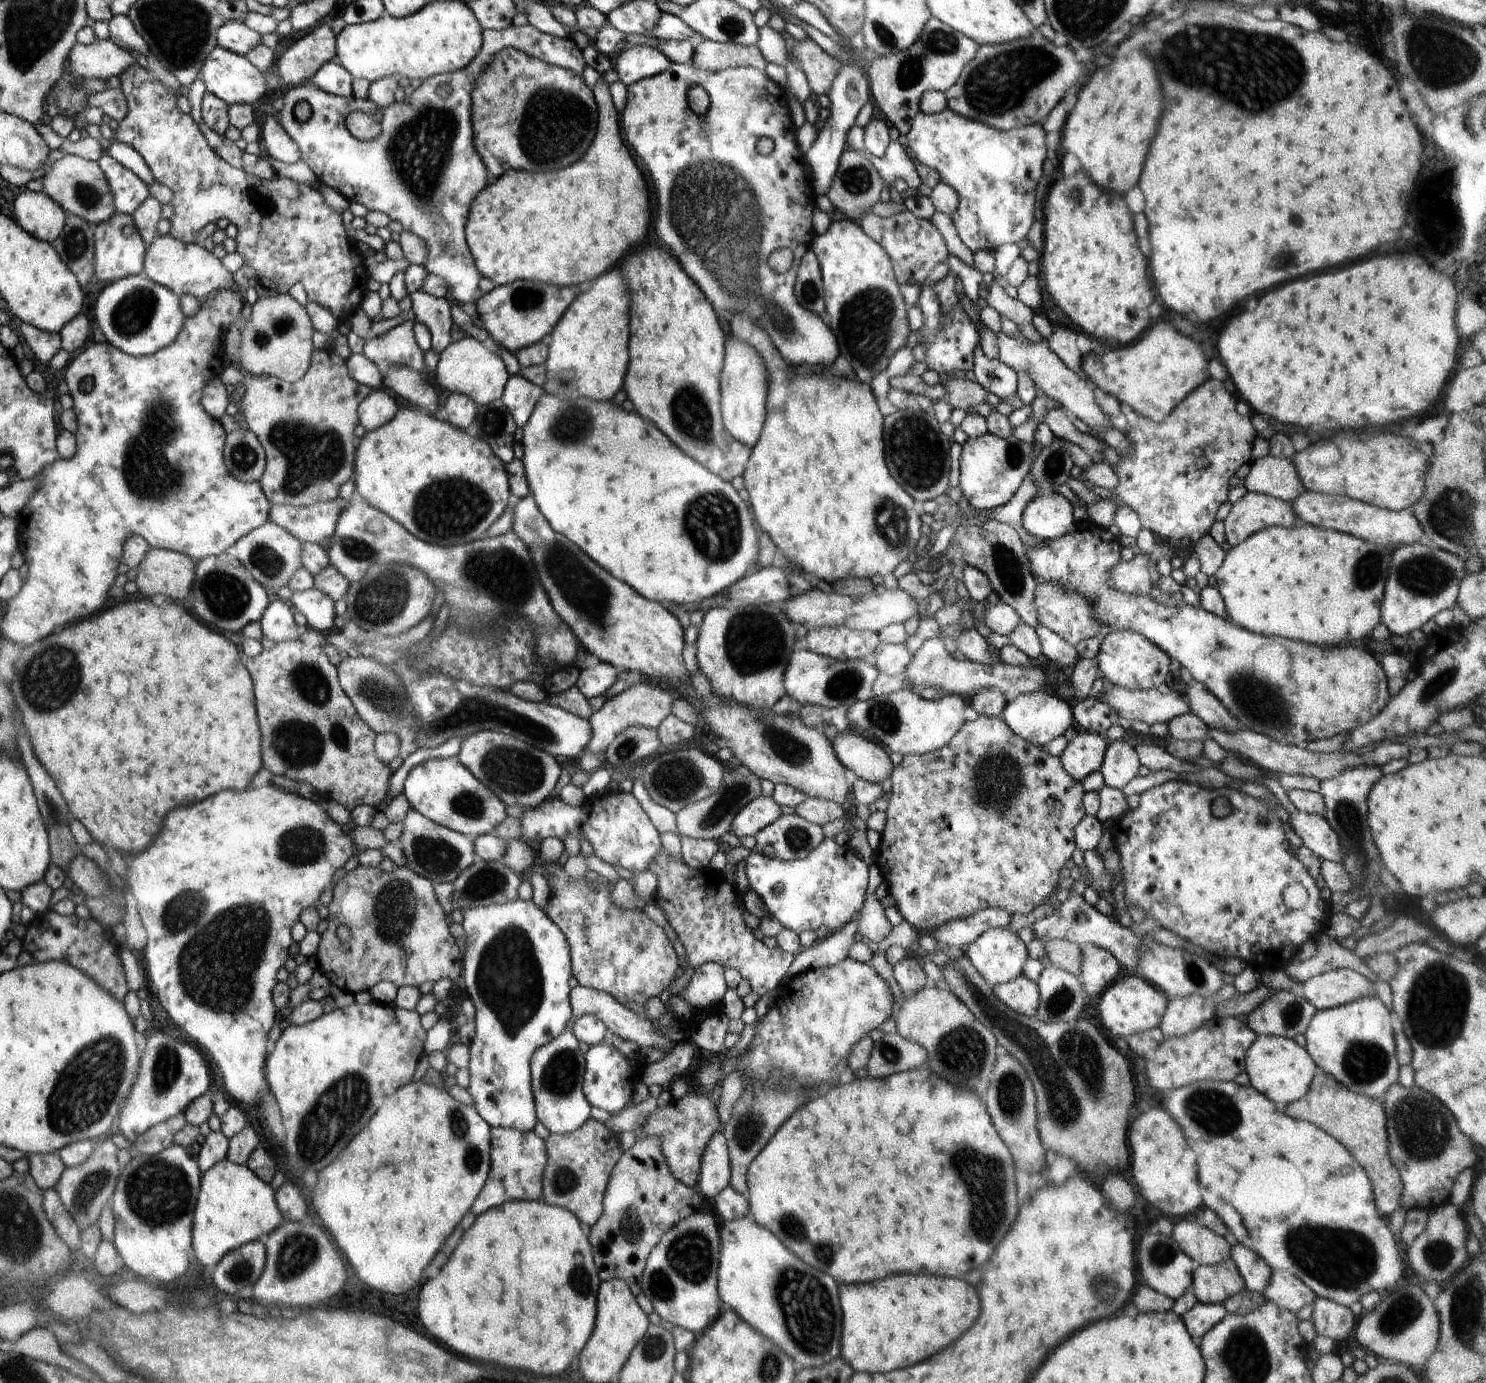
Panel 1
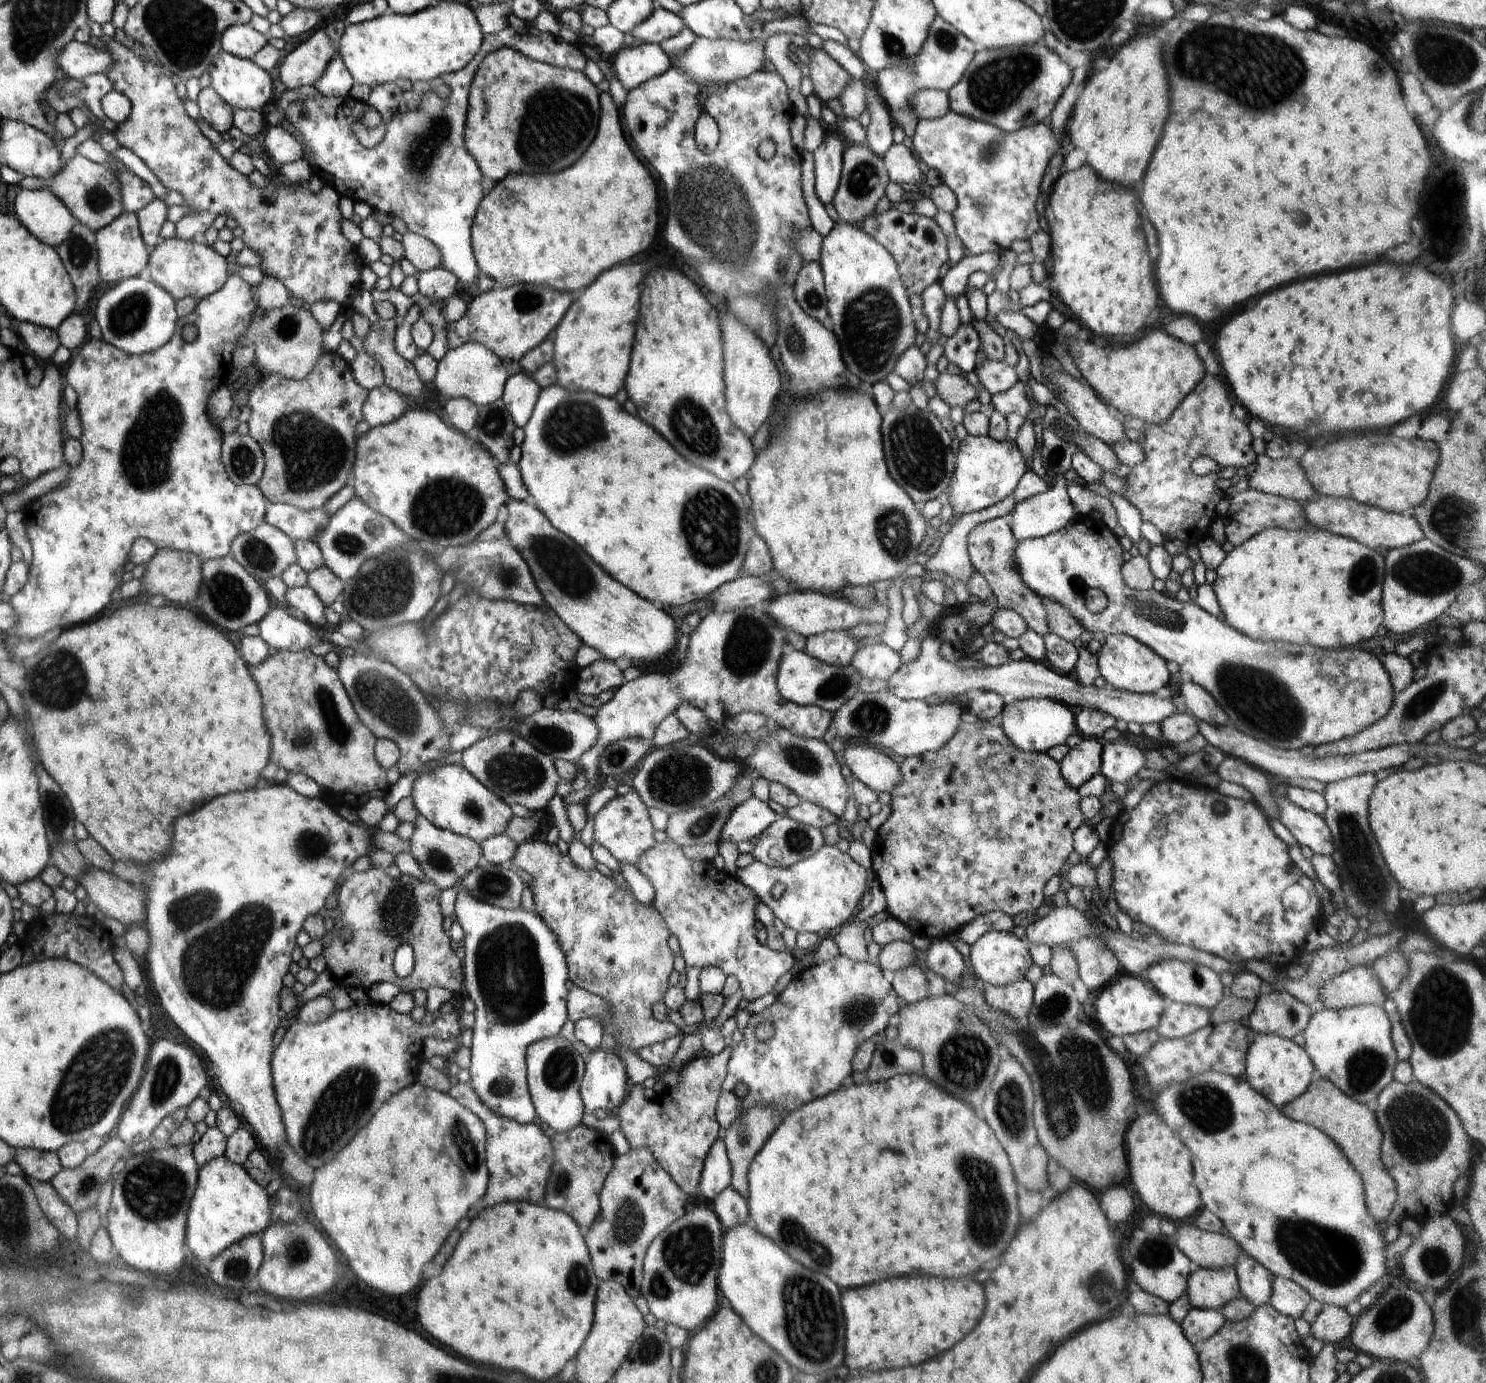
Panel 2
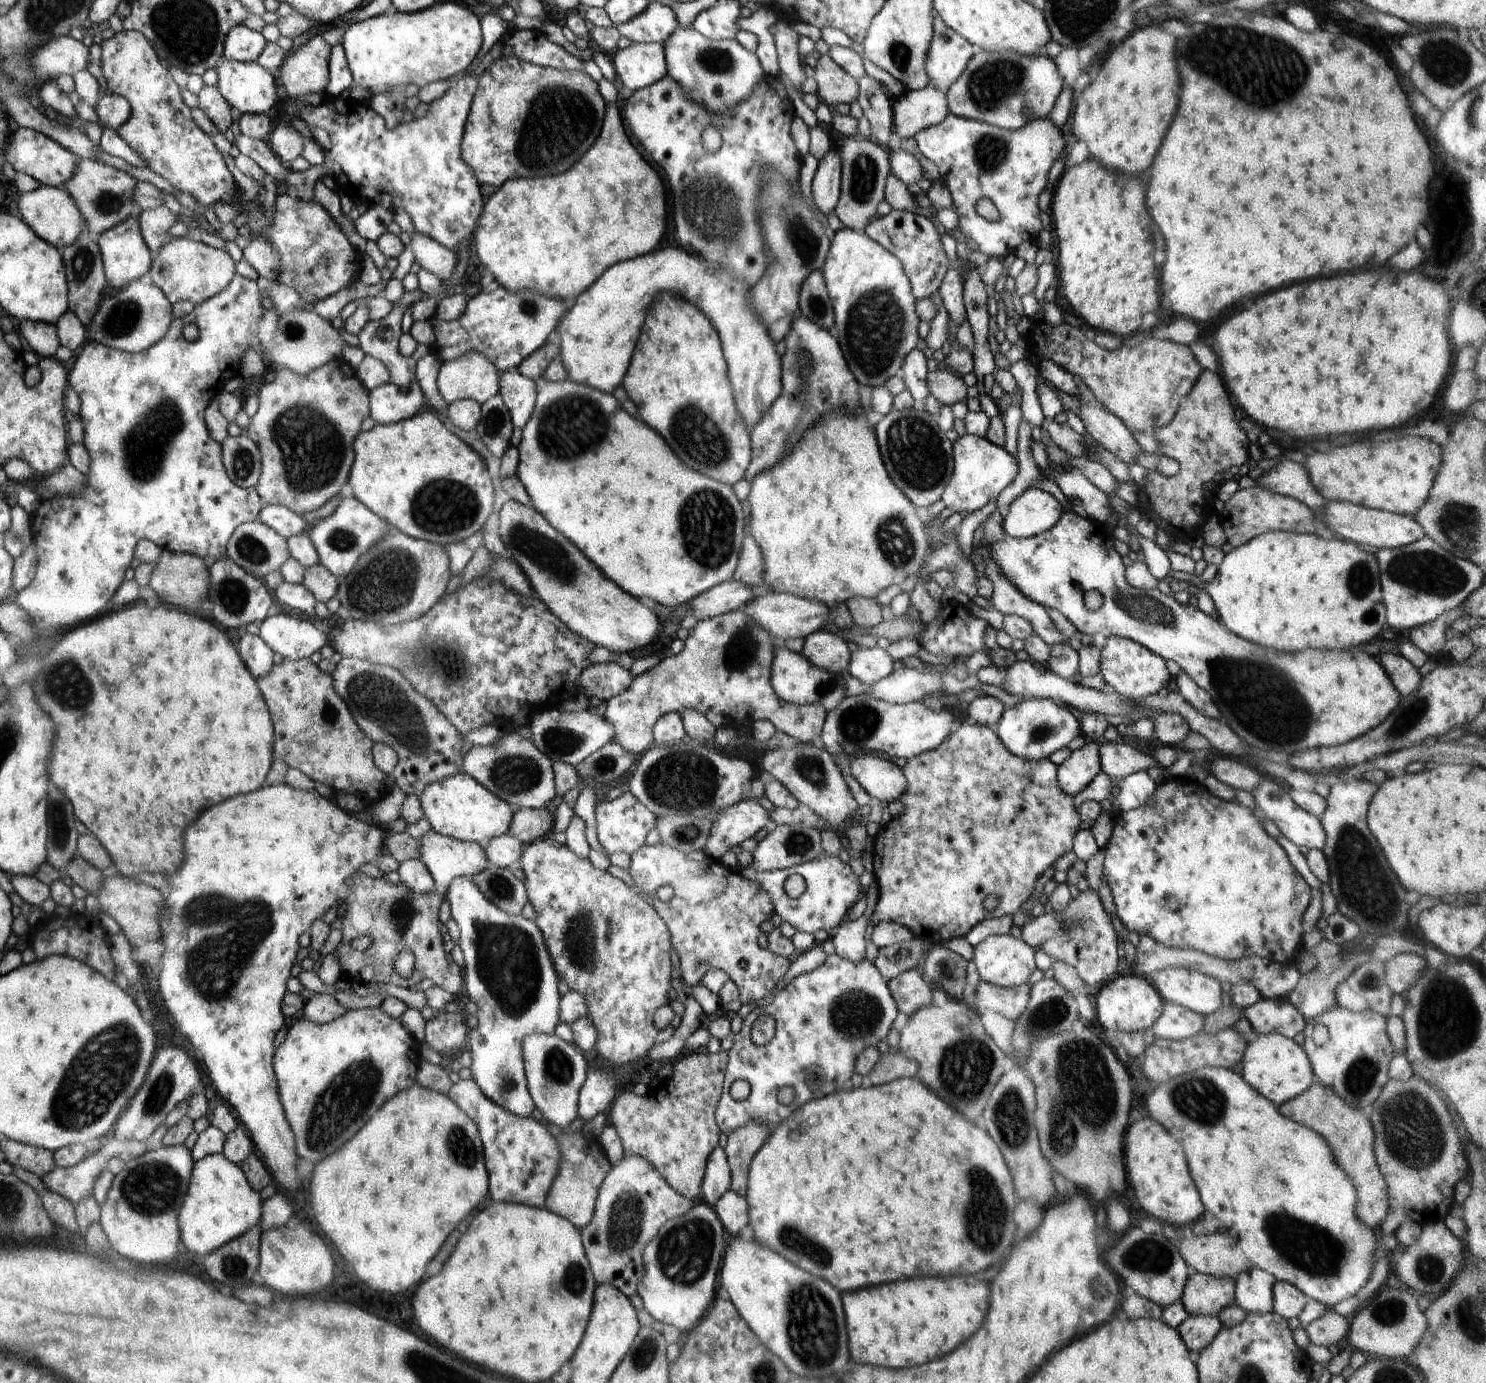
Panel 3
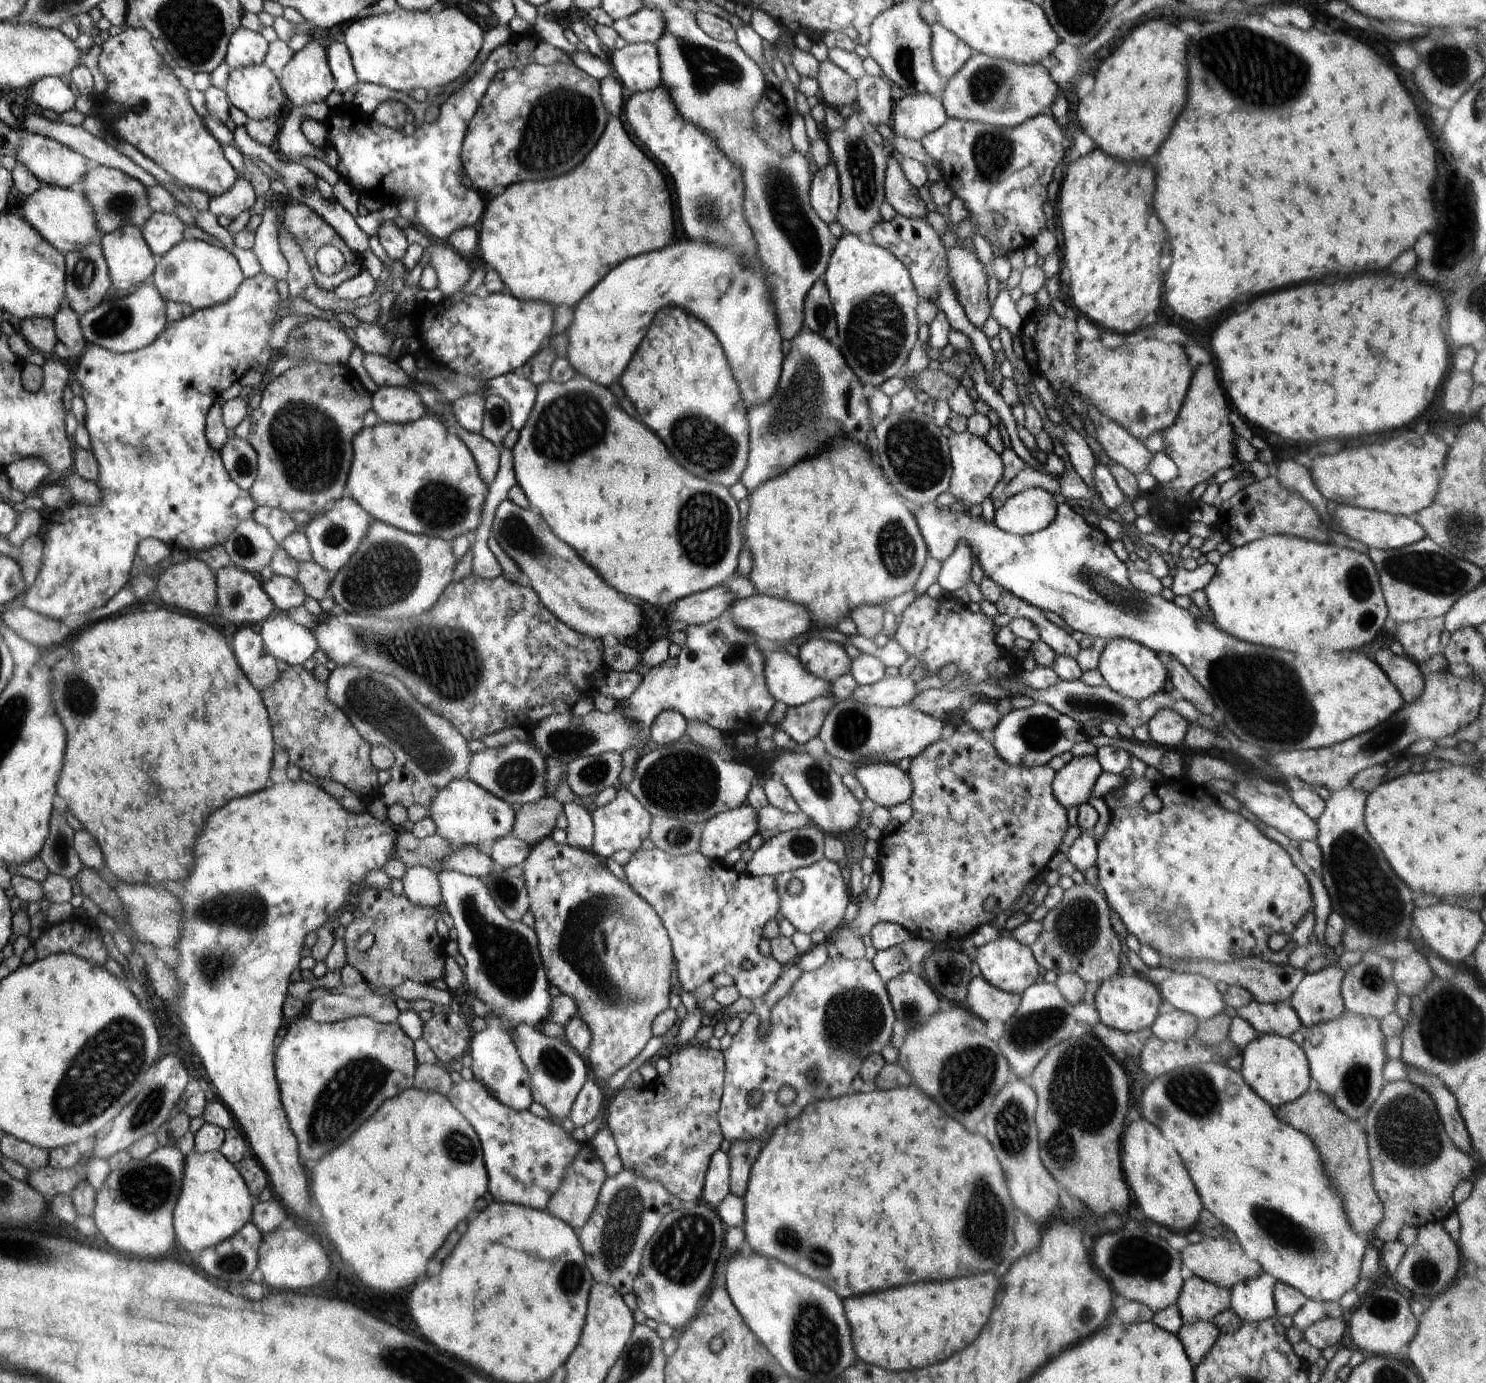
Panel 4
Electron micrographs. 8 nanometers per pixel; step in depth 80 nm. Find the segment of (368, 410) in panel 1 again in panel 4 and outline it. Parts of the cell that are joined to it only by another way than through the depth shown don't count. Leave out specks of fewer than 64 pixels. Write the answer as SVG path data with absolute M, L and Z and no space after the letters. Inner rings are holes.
M410 382L409 386L380 387L379 390L372 393L372 410L378 416L378 420L386 423L407 424L425 416L426 408L424 407L424 402L422 402L420 394L414 392L412 388L414 388L414 382Z

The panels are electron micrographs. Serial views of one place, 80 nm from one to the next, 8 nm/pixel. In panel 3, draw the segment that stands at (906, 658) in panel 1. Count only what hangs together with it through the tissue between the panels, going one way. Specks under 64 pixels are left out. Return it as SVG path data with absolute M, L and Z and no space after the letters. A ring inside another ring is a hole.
M858 648L851 653L848 672L865 684L873 684L887 678L893 672L894 659L886 649Z

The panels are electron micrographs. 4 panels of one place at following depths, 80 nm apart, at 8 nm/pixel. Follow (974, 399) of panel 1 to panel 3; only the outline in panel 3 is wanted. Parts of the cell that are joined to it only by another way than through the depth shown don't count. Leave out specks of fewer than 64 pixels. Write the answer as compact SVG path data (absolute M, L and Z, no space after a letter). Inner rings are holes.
M950 369L928 372L924 385L930 390L930 395L944 406L952 406L958 400L969 399L968 386L960 375Z

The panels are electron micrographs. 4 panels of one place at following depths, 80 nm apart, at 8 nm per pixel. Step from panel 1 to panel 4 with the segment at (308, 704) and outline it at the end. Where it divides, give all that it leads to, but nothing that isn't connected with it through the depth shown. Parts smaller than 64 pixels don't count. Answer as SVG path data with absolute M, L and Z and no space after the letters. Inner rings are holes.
M294 664L294 666L288 666L286 671L279 672L278 678L274 680L274 684L270 684L270 688L261 691L261 698L270 718L273 740L278 748L286 752L289 764L298 766L300 770L308 772L318 781L338 782L340 786L356 796L358 804L367 806L381 796L381 786L378 782L379 771L374 768L369 758L372 746L358 734L350 718L342 712L342 708L338 708L338 704L334 704L326 696L326 690L328 690L326 683L316 679L313 671Z

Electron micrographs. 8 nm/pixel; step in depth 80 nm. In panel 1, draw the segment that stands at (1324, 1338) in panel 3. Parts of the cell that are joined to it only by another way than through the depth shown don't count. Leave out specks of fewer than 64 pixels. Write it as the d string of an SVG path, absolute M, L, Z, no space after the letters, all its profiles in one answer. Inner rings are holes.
M1319 1297L1314 1300L1312 1308L1312 1322L1317 1334L1332 1338L1338 1345L1342 1346L1356 1324L1352 1310L1332 1300Z

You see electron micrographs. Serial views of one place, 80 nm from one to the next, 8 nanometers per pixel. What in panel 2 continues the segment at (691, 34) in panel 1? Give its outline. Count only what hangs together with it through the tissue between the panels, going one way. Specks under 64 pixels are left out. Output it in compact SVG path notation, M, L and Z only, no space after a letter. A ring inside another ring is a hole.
M654 5L652 14L640 24L630 30L630 34L635 38L640 38L645 43L660 43L676 37L684 30L684 22L678 14L664 10L658 5Z

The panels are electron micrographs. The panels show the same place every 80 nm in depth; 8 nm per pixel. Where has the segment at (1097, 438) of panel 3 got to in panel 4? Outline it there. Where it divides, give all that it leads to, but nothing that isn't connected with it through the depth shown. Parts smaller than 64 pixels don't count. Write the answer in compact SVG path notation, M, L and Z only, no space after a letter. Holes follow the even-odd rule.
M1106 418L1103 426L1096 428L1098 442L1102 445L1107 458L1124 468L1128 468L1132 474L1142 472L1150 473L1148 466L1152 462L1153 453L1136 440L1134 435L1124 430L1116 421Z

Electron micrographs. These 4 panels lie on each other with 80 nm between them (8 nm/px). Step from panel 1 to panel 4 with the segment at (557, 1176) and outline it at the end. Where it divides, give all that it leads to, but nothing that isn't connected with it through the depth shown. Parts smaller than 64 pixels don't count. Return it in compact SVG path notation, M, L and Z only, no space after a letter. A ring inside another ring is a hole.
M578 1142L578 1146L580 1146L580 1150L576 1152L570 1167L566 1168L566 1175L562 1178L560 1188L558 1188L557 1192L554 1192L547 1205L547 1211L552 1216L564 1220L566 1224L576 1231L582 1229L584 1224L590 1220L600 1188L602 1188L602 1184L607 1178L604 1164L596 1156L593 1146L584 1142Z

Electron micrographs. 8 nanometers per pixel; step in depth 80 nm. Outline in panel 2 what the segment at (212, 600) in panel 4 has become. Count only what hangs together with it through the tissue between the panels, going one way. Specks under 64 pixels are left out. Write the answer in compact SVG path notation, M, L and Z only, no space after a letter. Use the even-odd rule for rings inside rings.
M157 549L144 564L140 582L148 594L160 594L170 602L197 602L202 583L200 560L188 552Z

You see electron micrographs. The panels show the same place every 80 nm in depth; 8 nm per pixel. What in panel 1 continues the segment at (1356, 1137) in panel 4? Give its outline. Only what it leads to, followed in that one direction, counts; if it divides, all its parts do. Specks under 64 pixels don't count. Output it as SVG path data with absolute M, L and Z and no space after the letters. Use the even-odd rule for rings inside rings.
M1324 1073L1314 1076L1310 1090L1302 1100L1281 1107L1283 1113L1292 1118L1300 1118L1314 1124L1326 1134L1338 1140L1358 1164L1362 1164L1366 1176L1374 1186L1374 1204L1381 1216L1390 1218L1398 1210L1404 1183L1398 1168L1388 1156L1388 1134L1386 1134L1386 1112L1380 1100L1355 1094L1340 1084L1334 1076Z

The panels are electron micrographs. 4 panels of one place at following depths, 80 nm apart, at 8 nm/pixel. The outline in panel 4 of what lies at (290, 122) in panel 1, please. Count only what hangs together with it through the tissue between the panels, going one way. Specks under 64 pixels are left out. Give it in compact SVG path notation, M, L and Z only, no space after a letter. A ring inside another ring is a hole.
M512 34L506 44L492 50L472 80L462 84L444 100L444 104L440 104L440 114L433 123L393 130L353 105L332 108L323 125L327 129L326 147L337 152L338 162L347 170L346 175L340 174L340 179L350 183L359 195L369 196L383 205L395 204L395 198L401 201L414 199L419 229L442 244L448 242L452 232L477 226L488 198L470 186L462 167L460 154L466 130L478 111L492 76L500 70L528 64L574 66L566 52L538 35Z

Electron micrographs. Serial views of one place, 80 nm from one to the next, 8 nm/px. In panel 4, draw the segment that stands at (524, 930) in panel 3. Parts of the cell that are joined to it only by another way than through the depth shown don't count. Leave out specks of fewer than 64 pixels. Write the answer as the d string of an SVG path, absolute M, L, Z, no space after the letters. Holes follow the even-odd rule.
M446 870L437 874L441 889L442 903L454 920L459 944L459 952L466 961L464 974L466 974L467 990L472 992L476 998L488 1005L487 1028L484 1031L473 1033L469 1044L470 1056L473 1065L471 1066L475 1079L487 1088L490 1096L498 1100L500 1104L516 1112L526 1112L530 1110L533 1103L532 1092L530 1090L530 1078L526 1066L520 1059L518 1048L510 1036L510 1030L518 1024L528 1024L536 1029L536 1025L548 1022L550 1018L550 1002L552 996L549 993L550 980L546 978L544 964L538 949L538 938L533 926L526 926L521 921L508 920L504 914L494 904L490 892L486 890L484 882L478 878L473 878L454 870Z

